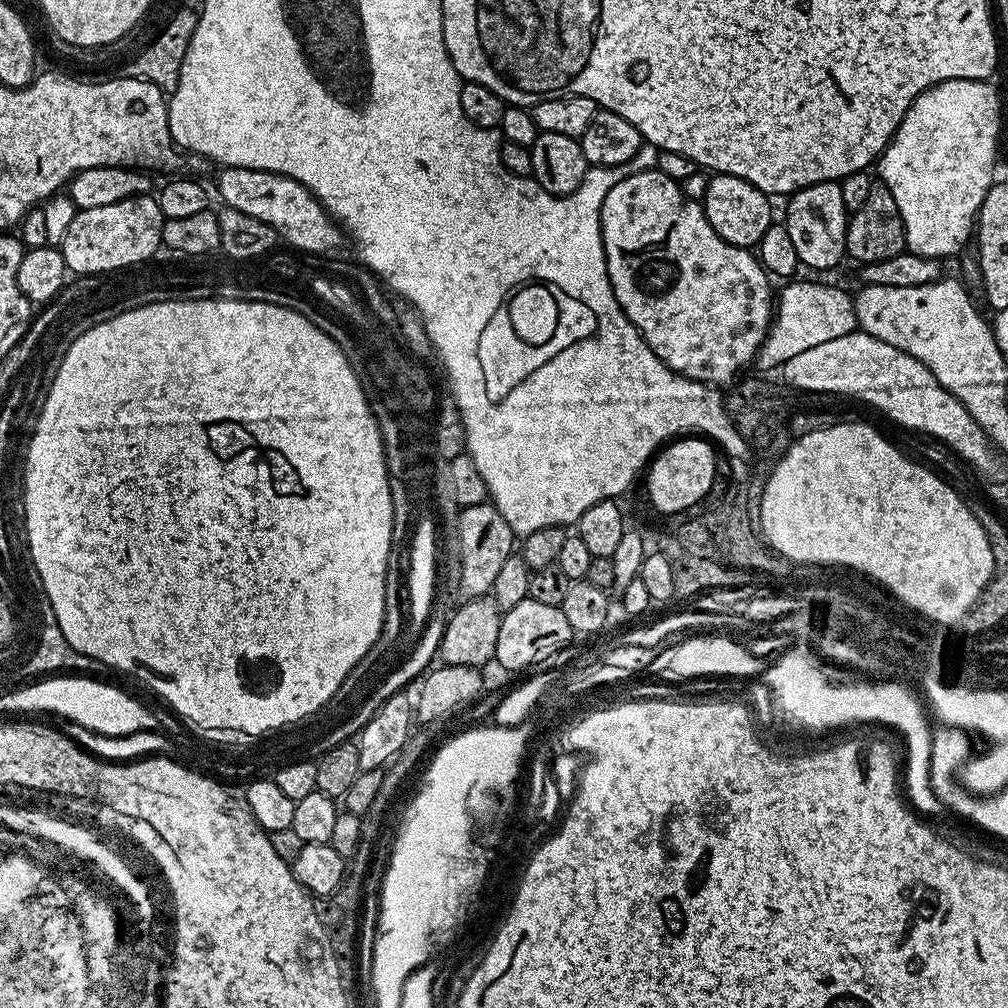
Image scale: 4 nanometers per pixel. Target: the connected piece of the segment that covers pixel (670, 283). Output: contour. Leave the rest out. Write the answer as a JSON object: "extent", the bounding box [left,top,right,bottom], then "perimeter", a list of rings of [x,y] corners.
{"extent":[600,170,774,386],"perimeter":[[[659,170],[632,172],[626,178],[622,178],[622,182],[618,182],[618,186],[614,186],[614,190],[610,190],[610,194],[606,194],[606,202],[602,202],[602,210],[600,211],[600,229],[602,230],[604,257],[608,267],[610,286],[614,290],[614,298],[618,298],[618,306],[626,314],[626,318],[630,318],[632,325],[640,331],[642,338],[650,346],[650,350],[654,350],[656,357],[666,366],[670,366],[670,370],[703,384],[719,386],[719,384],[730,383],[732,379],[735,381],[745,371],[743,368],[749,367],[753,363],[756,353],[772,327],[774,288],[772,292],[771,286],[768,285],[769,273],[764,271],[764,265],[749,249],[726,242],[716,233],[714,226],[710,226],[701,201],[686,198],[679,183],[671,180]]]}

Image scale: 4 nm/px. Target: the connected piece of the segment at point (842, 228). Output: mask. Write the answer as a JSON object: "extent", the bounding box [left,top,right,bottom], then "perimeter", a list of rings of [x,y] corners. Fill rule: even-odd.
{"extent":[786,180,849,269],"perimeter":[[[835,180],[811,184],[791,193],[786,227],[805,269],[832,268],[840,259],[845,259],[844,239],[849,219],[849,210],[842,202],[842,190]]]}

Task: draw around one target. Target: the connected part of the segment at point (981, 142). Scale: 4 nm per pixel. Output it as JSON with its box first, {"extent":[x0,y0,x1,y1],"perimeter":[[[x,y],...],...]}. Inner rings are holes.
{"extent":[878,80,1000,260],"perimeter":[[[947,80],[941,84],[935,84],[933,88],[928,88],[912,105],[906,114],[906,118],[902,118],[902,122],[898,126],[898,130],[892,135],[892,141],[885,148],[878,161],[878,169],[880,168],[880,176],[878,172],[879,183],[885,184],[890,190],[890,194],[894,198],[894,202],[898,202],[898,214],[902,214],[902,222],[904,223],[904,246],[907,251],[925,256],[926,258],[934,258],[940,260],[944,256],[952,256],[955,252],[963,253],[965,251],[964,243],[969,243],[973,237],[973,228],[976,222],[977,213],[980,211],[982,202],[986,198],[986,194],[991,190],[994,177],[992,171],[996,168],[996,143],[1000,140],[1000,96],[996,93],[996,88],[992,82],[988,80]]]}

